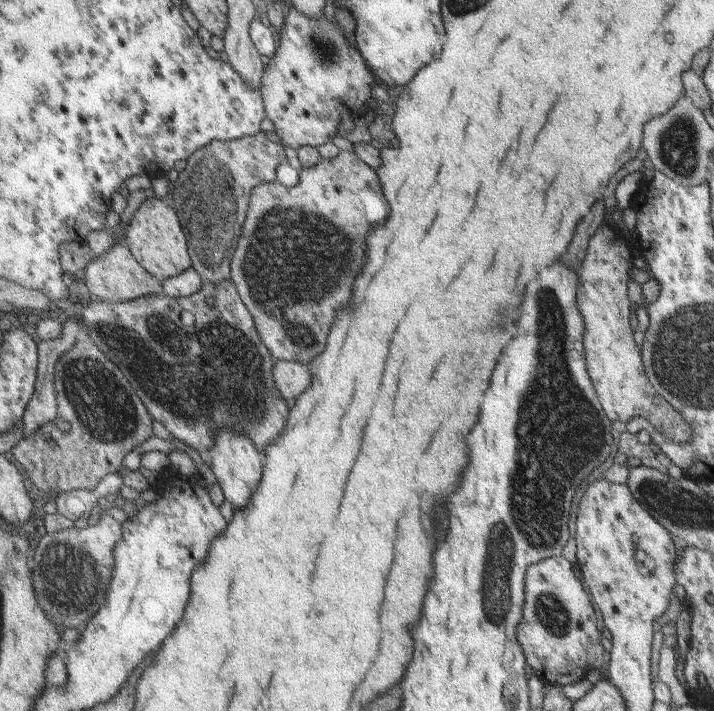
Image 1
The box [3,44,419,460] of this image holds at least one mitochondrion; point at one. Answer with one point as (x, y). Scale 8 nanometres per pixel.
(191, 375)

